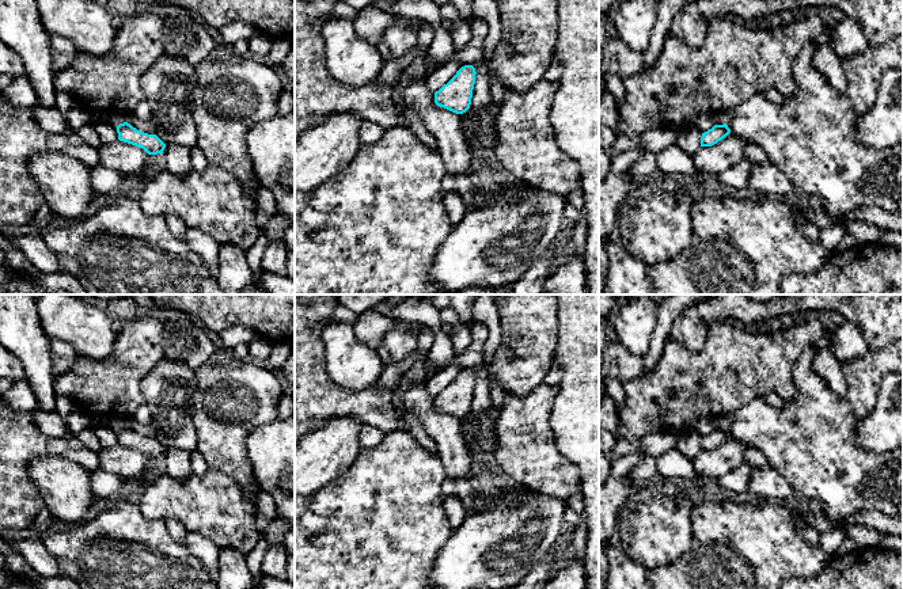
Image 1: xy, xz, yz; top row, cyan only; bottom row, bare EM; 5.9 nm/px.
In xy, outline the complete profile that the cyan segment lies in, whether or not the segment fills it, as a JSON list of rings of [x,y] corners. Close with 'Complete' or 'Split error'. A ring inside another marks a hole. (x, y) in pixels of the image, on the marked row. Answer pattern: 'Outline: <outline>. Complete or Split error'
Outline: [[[124,122],[117,126],[118,140],[143,148],[148,155],[163,153],[166,144],[156,136]]]. Complete

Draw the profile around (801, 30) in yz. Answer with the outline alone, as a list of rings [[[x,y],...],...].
[[[808,11],[800,12],[789,26],[767,28],[725,15],[716,16],[707,24],[703,43],[695,49],[669,35],[652,68],[622,80],[625,98],[616,103],[615,133],[635,138],[661,126],[687,129],[701,115],[716,118],[769,88],[775,88],[784,96],[796,94],[794,60],[807,43],[819,37],[828,20],[822,11]]]

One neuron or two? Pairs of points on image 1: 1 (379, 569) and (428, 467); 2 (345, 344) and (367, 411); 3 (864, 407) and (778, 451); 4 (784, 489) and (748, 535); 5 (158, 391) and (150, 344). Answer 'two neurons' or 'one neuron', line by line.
1: one neuron
2: two neurons
3: two neurons
4: two neurons
5: two neurons

